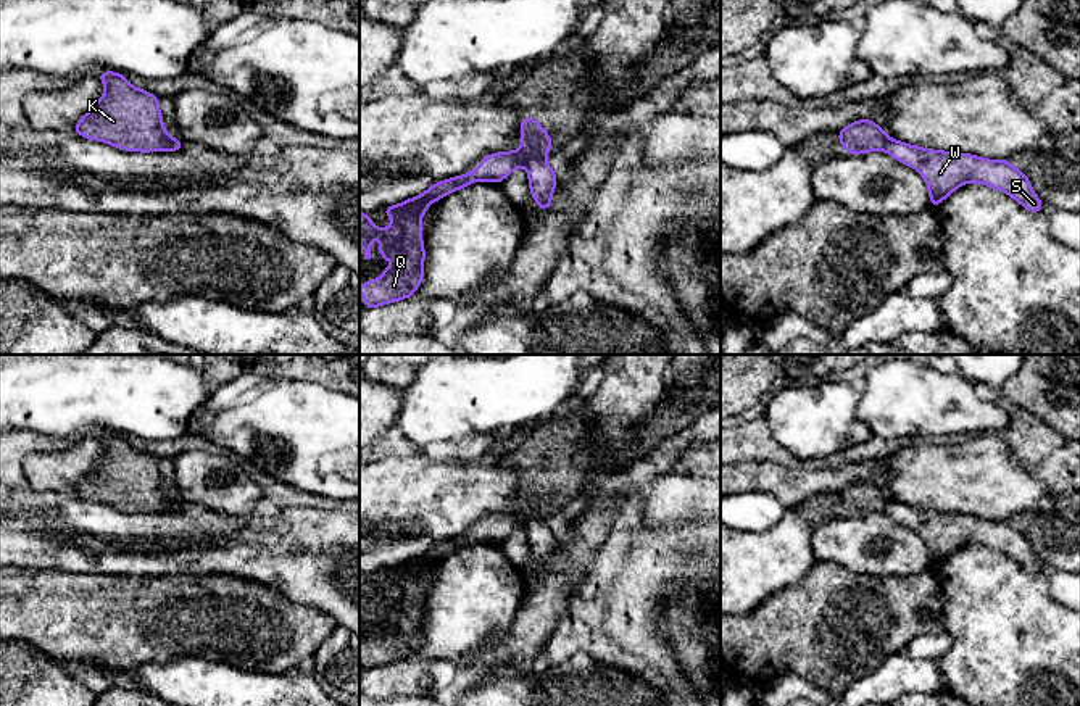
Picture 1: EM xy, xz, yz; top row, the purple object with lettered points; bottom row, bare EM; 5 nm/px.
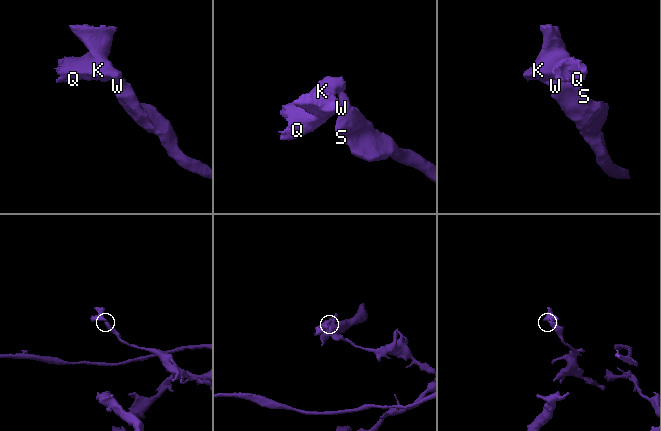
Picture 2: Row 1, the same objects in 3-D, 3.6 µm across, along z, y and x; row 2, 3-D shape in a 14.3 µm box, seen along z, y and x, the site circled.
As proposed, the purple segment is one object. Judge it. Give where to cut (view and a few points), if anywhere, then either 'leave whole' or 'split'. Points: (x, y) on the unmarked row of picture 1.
cut xz (540, 516), (531, 518), (523, 526); split

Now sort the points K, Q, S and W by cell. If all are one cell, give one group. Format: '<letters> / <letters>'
K Q / S W

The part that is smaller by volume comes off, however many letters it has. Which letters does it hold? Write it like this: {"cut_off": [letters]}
{"cut_off": ["K", "Q"]}

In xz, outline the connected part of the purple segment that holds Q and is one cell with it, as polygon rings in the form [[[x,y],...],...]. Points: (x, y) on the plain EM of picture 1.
[[[522,479],[519,490],[522,506],[516,513],[500,513],[480,521],[477,530],[430,546],[424,554],[413,558],[384,572],[393,580],[387,590],[379,590],[369,575],[359,574],[359,604],[364,609],[364,621],[371,621],[371,598],[376,596],[384,604],[377,611],[385,622],[401,622],[401,629],[382,630],[380,640],[366,642],[359,653],[364,656],[364,671],[377,669],[397,661],[411,659],[413,653],[422,645],[422,625],[426,611],[422,608],[421,577],[430,564],[456,553],[476,542],[500,545],[514,530],[525,525],[529,519],[551,514],[551,496],[542,492],[535,479]]]

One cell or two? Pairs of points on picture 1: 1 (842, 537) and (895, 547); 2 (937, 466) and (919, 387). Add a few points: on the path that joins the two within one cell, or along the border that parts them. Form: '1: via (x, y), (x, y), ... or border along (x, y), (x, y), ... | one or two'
1: via (855, 542), (882, 545) | one
2: border along (922, 440), (926, 444) | two

